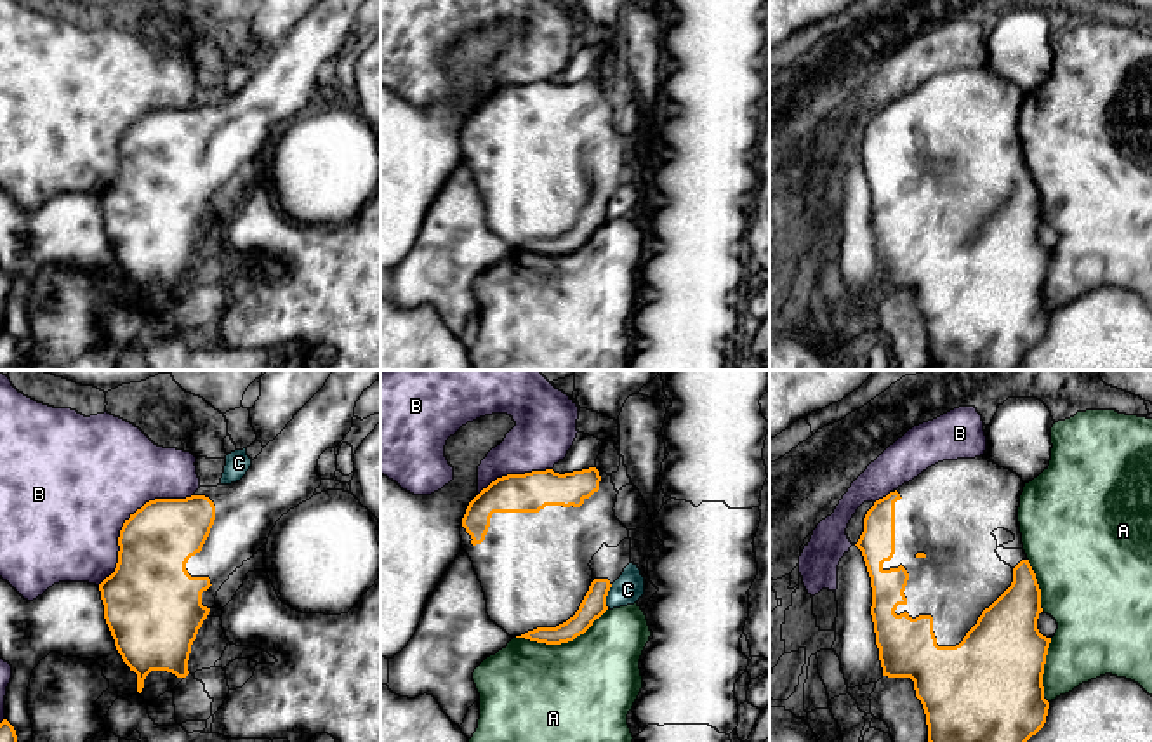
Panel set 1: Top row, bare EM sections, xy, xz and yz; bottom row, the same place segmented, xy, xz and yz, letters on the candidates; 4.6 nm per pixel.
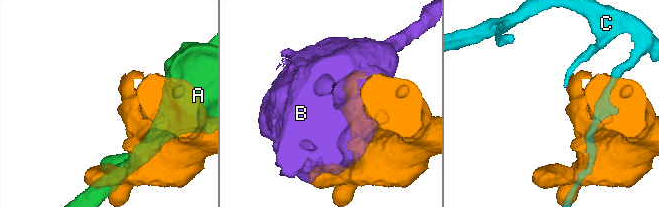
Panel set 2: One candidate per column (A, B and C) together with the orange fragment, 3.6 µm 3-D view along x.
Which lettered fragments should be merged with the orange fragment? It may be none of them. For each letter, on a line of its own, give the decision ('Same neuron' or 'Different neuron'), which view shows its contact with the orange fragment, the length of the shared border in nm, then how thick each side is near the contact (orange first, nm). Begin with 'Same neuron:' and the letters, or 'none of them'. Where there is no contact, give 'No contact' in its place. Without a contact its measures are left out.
Same neuron: none of them
A: Different neuron. Touches orange in xz. Shared border 460 nm. Thickness 120 nm (orange) against 480 nm
B: Different neuron. Touches orange in xy. Shared border 600 nm. Thickness 340 nm (orange) against 480 nm
C: Different neuron. Touches orange in xz. Shared border 110 nm. Thickness 120 nm (orange) against 140 nm

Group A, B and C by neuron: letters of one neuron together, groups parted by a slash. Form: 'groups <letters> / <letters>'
groups A / B / C

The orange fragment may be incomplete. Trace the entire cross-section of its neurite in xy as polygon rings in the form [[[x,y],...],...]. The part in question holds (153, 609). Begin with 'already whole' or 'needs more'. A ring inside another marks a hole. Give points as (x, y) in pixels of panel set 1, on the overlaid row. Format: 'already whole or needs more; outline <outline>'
needs more; outline [[[334,370],[325,386],[294,415],[287,427],[252,460],[247,474],[231,485],[200,487],[186,499],[155,499],[125,520],[118,537],[115,572],[99,584],[104,619],[123,662],[137,674],[137,692],[151,671],[186,678],[191,645],[215,605],[221,586],[268,542],[276,521],[309,500],[321,485],[316,466],[327,448],[335,448],[353,427],[354,407],[381,370]]]

